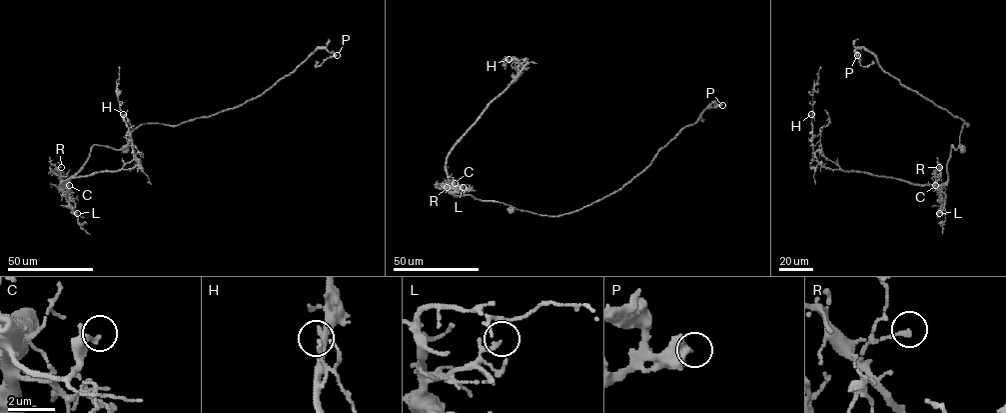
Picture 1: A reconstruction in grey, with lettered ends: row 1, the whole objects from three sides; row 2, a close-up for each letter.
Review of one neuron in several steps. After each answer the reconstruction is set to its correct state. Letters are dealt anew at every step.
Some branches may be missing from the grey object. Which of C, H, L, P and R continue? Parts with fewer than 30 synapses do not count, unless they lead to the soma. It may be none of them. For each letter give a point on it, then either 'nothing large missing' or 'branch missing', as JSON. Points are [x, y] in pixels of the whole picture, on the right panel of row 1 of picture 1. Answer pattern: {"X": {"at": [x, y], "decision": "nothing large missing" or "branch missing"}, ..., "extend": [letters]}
{"C": {"at": [935, 185], "decision": "nothing large missing"}, "H": {"at": [811, 114], "decision": "nothing large missing"}, "L": {"at": [939, 213], "decision": "nothing large missing"}, "P": {"at": [857, 55], "decision": "branch missing"}, "R": {"at": [939, 167], "decision": "nothing large missing"}, "extend": ["P"]}

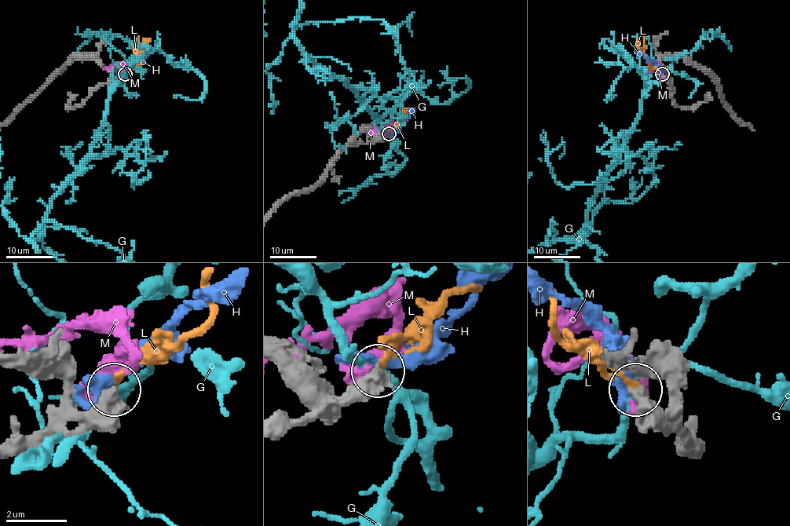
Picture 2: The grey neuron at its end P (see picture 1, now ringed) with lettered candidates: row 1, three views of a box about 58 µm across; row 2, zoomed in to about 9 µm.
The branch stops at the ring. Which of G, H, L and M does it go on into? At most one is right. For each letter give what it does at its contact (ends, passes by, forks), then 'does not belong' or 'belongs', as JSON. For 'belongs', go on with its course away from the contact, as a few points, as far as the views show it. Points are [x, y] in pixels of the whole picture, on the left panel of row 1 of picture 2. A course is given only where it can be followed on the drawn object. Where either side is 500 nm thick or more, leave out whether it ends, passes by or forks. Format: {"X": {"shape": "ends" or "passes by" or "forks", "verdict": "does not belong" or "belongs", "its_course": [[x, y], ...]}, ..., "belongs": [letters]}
{"G": {"verdict": "does not belong"}, "H": {"shape": "passes by", "verdict": "does not belong"}, "L": {"shape": "ends", "verdict": "belongs"}, "M": {"verdict": "does not belong"}, "belongs": ["L"]}

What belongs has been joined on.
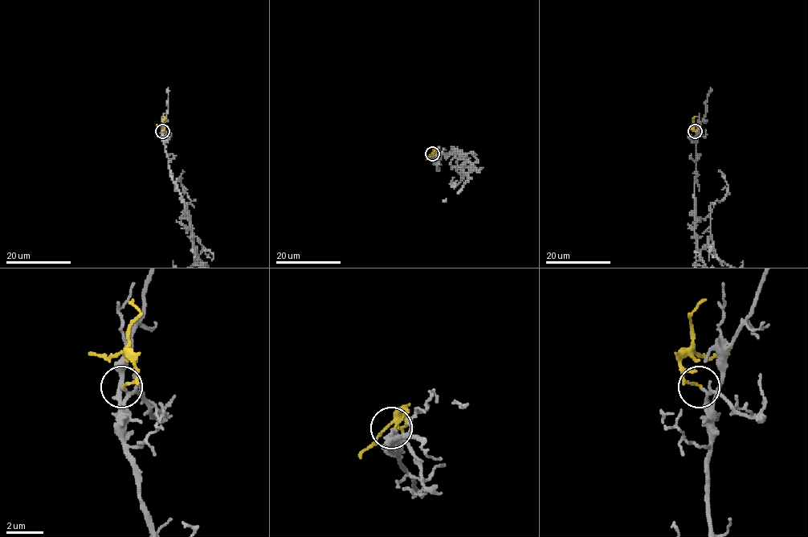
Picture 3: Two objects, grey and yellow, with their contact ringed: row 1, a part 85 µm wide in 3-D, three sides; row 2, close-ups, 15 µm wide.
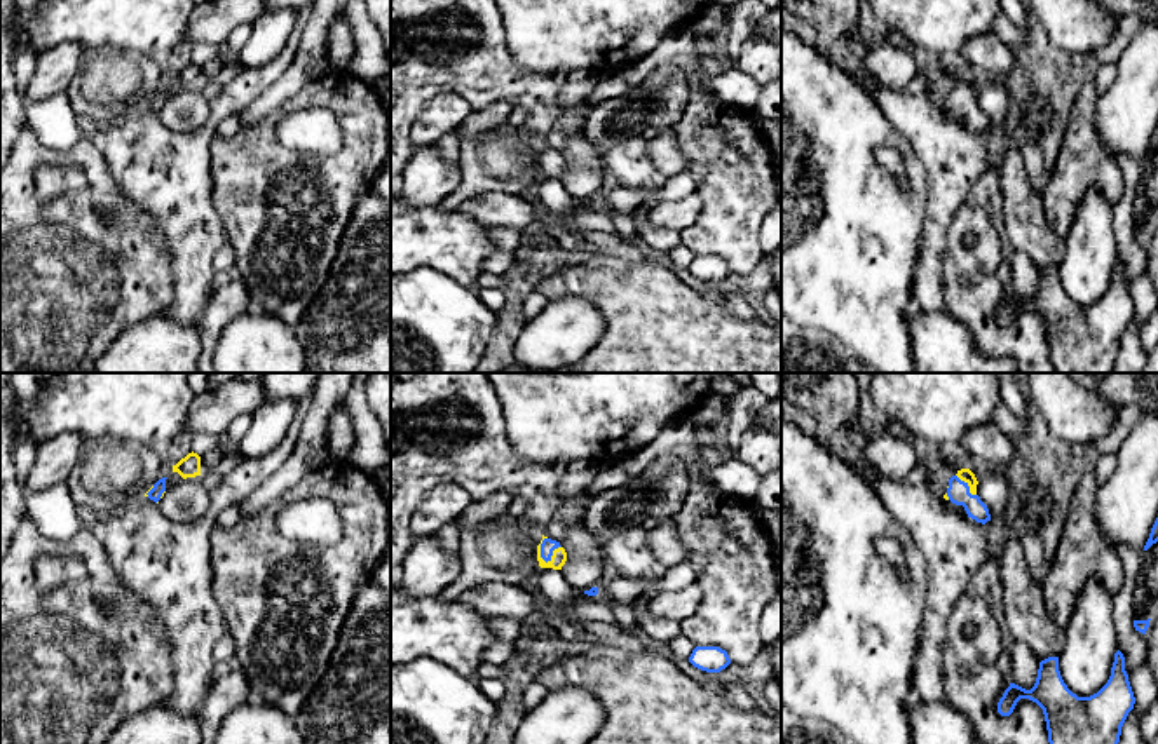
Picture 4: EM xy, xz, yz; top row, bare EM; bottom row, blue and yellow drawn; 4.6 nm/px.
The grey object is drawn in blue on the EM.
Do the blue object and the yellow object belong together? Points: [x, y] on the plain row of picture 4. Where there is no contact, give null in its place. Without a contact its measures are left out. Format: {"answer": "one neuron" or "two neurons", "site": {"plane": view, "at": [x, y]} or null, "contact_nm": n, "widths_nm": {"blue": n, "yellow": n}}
{"answer": "one neuron", "site": {"plane": "xz", "at": [551, 164]}, "contact_nm": 130, "widths_nm": {"blue": 70, "yellow": 70}}

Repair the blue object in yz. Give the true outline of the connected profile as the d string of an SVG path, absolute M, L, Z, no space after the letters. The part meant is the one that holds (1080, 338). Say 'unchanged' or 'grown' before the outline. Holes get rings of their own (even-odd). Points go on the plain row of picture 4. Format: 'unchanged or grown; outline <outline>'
unchanged; outline M1120 260L1107 293L1090 307L1073 303L1060 286L1059 267L1048 267L1039 272L1031 300L1010 293L998 322L1010 326L1020 308L1043 319L1055 373L1114 373L1121 336L1135 314Z

